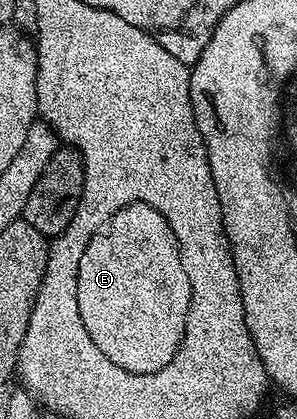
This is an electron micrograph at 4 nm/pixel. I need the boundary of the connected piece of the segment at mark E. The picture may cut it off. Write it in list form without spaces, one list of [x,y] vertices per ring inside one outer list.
[[[131,203],[130,206],[123,207],[122,210],[116,212],[112,218],[116,222],[124,222],[124,238],[98,238],[86,246],[78,270],[78,310],[86,332],[90,334],[90,338],[93,339],[98,350],[103,352],[110,362],[114,362],[116,366],[126,370],[127,373],[156,373],[173,360],[174,354],[177,353],[178,346],[184,337],[186,314],[189,312],[190,280],[184,270],[177,238],[175,238],[174,232],[170,229],[170,224],[166,222],[166,218],[163,218],[162,214],[158,213],[158,210],[148,203]]]

